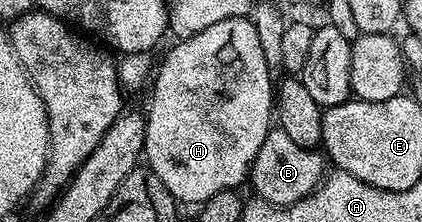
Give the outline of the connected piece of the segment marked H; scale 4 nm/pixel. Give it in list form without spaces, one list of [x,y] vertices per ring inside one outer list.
[[[250,16],[234,17],[233,19],[221,19],[221,23],[213,23],[213,27],[205,27],[205,31],[197,31],[197,35],[185,37],[174,42],[176,45],[167,53],[167,58],[163,62],[158,62],[157,72],[153,77],[153,86],[155,90],[151,93],[151,106],[145,109],[147,118],[147,134],[143,140],[143,151],[146,164],[165,183],[165,187],[176,202],[195,201],[202,203],[209,200],[217,191],[226,189],[238,190],[239,184],[248,180],[251,164],[261,151],[261,143],[265,143],[267,132],[273,127],[273,82],[269,77],[269,70],[266,67],[264,52],[261,49],[260,38],[257,36],[257,28],[251,21]]]

